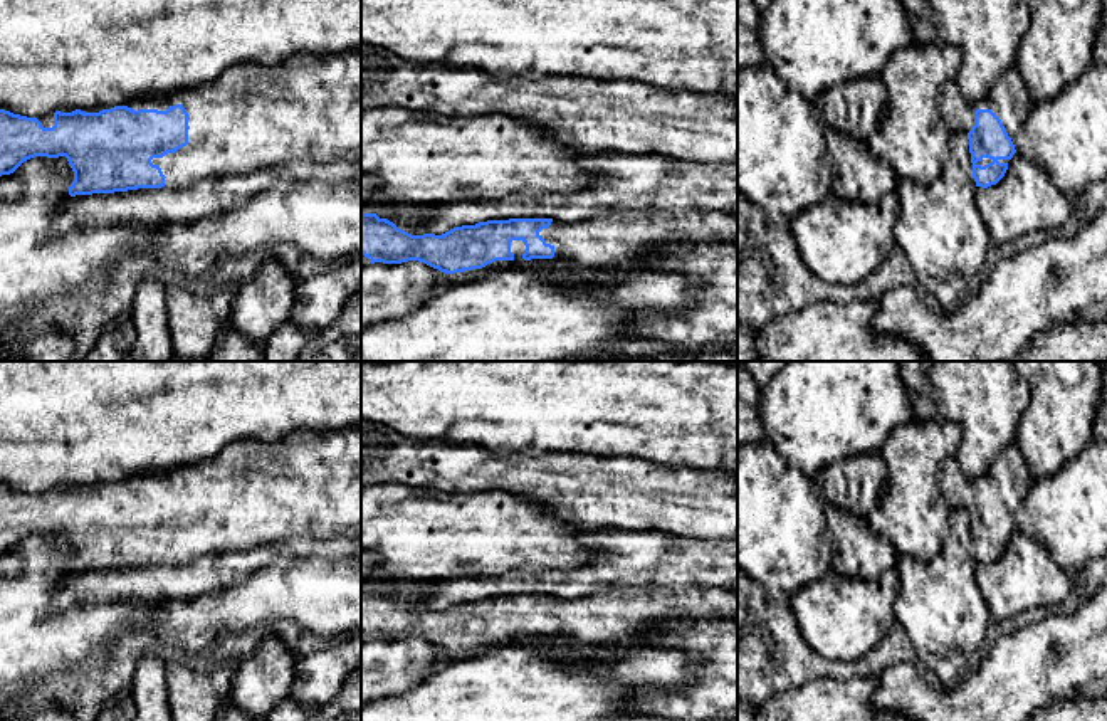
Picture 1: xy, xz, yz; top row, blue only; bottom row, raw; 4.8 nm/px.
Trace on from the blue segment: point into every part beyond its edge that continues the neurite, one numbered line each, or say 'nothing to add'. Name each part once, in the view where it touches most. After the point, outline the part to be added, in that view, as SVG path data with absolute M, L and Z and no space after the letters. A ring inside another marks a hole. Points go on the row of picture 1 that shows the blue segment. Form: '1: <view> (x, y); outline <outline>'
1: xy (251, 116); outline M361 50L328 55L296 54L275 66L252 62L235 64L213 81L183 87L171 94L158 94L128 101L124 106L166 111L181 104L188 113L188 145L163 158L153 158L165 175L165 187L188 187L212 176L254 173L296 160L331 163L336 160L361 163Z

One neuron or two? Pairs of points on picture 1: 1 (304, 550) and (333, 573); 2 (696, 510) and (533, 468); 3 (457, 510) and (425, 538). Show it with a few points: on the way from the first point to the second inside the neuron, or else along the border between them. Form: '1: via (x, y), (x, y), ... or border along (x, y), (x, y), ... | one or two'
1: border along (343, 557), (289, 557), (274, 565) | two
2: via (655, 498), (624, 491), (588, 491), (573, 486) | one
3: via (449, 518), (434, 533) | one

